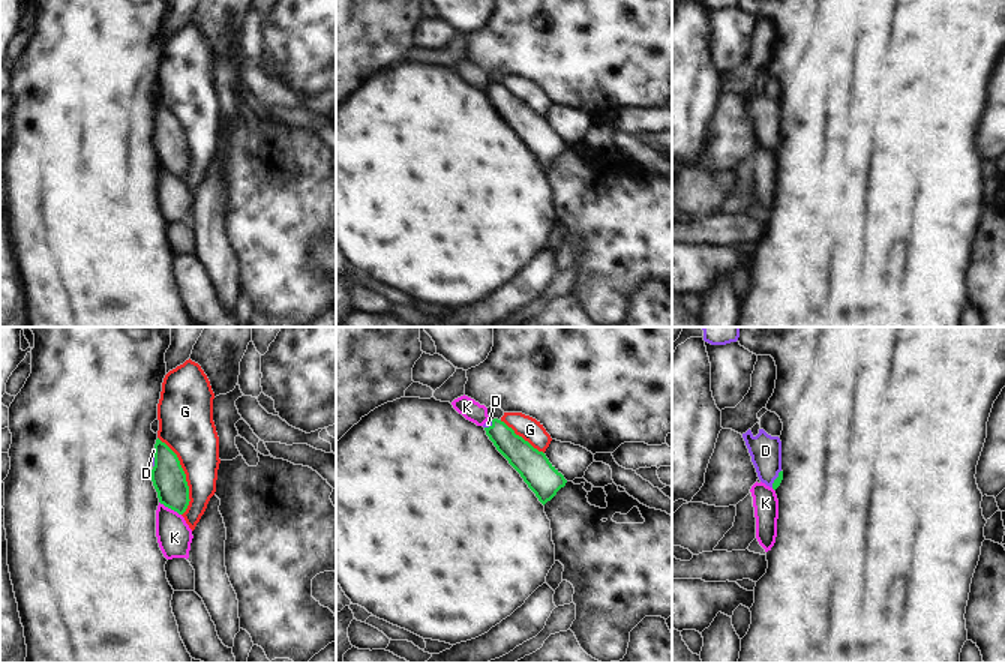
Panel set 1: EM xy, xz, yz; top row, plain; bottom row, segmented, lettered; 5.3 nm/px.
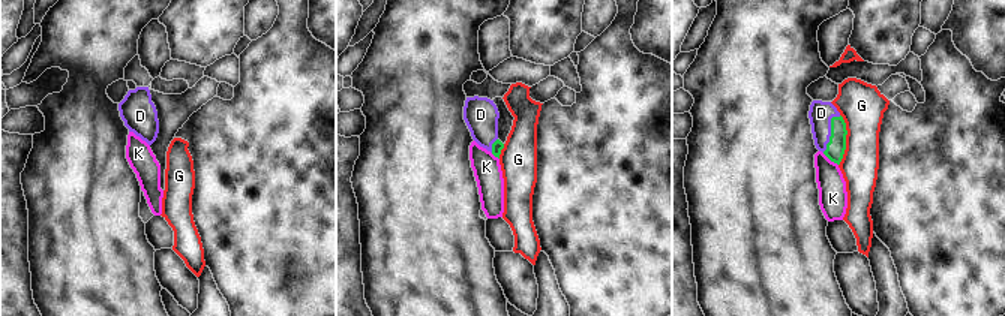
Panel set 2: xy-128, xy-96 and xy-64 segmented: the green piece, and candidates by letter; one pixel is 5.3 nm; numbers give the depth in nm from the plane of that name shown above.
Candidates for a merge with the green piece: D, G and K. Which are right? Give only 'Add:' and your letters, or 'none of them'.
Add: D

